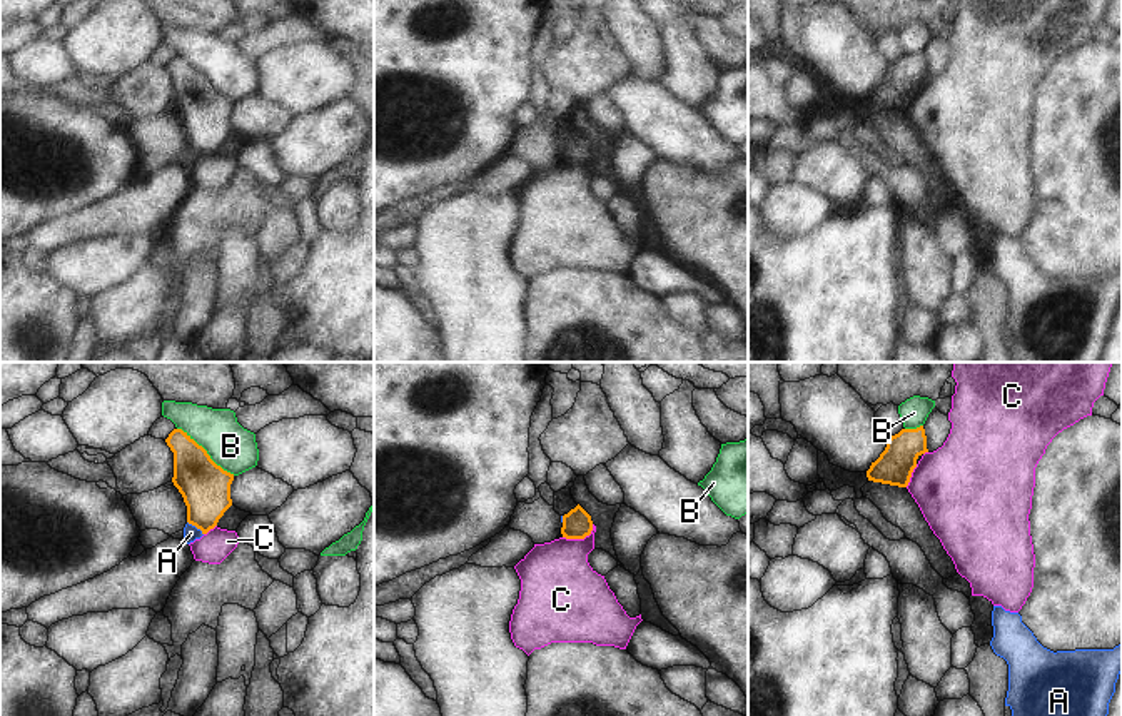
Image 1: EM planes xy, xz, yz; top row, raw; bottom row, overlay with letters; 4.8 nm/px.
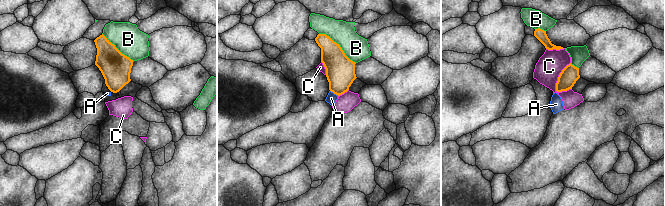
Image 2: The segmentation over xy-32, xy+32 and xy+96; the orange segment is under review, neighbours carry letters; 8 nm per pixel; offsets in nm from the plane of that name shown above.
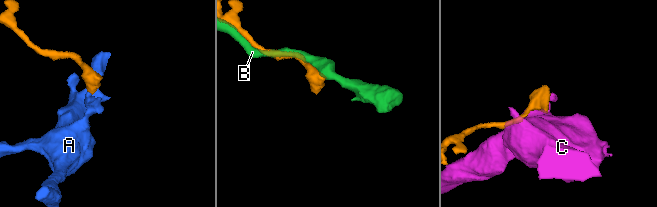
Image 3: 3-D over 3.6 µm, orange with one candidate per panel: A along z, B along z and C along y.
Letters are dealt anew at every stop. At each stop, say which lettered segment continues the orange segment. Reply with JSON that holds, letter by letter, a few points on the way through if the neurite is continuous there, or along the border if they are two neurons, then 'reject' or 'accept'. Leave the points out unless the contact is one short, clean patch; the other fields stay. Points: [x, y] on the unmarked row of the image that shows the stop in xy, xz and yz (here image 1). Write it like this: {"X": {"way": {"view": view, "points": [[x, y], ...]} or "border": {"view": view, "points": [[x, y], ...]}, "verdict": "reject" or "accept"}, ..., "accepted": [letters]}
{"A": {"border": {"view": "xy", "points": [[187, 147], [202, 161]]}, "verdict": "reject"}, "B": {"verdict": "reject"}, "C": {"verdict": "reject"}, "accepted": []}

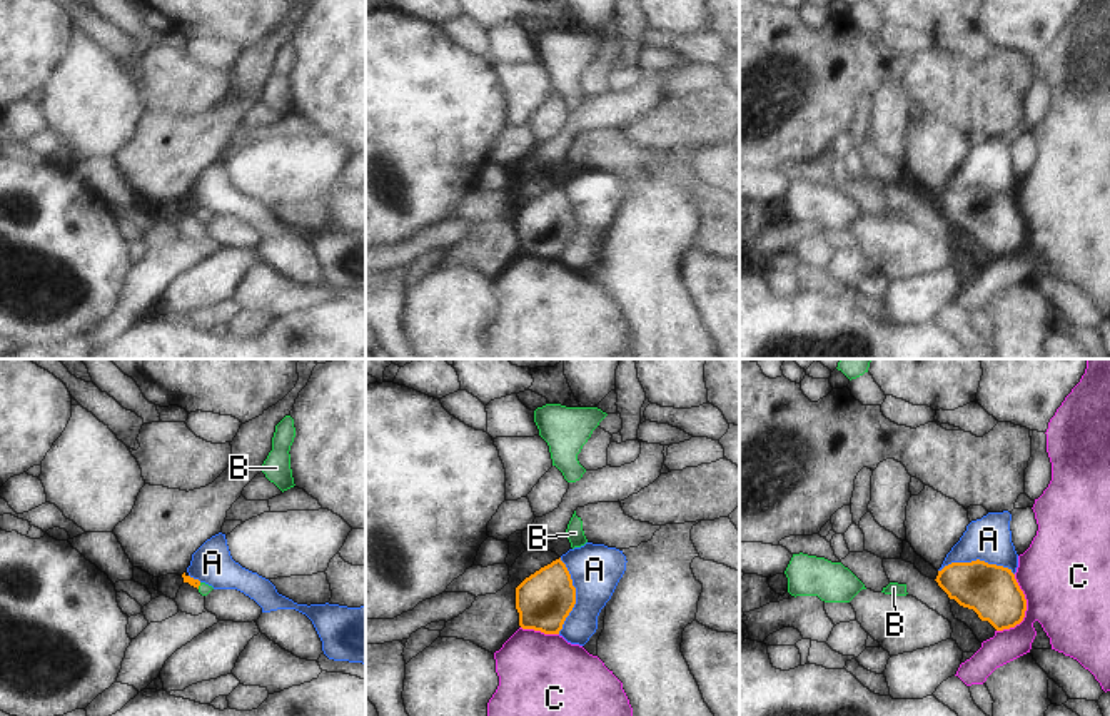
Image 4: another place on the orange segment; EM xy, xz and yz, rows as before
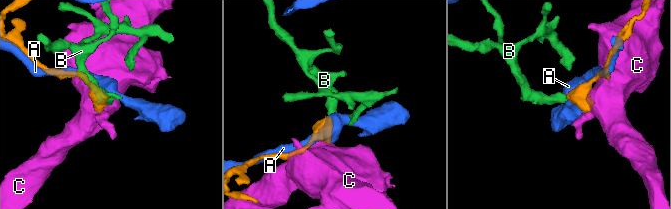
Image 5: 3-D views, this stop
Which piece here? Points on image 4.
{"A": {"verdict": "reject"}, "B": {"way": {"view": "xy", "points": [[196, 209], [199, 211], [204, 216]]}, "verdict": "accept"}, "C": {"verdict": "reject"}, "accepted": ["B"]}

